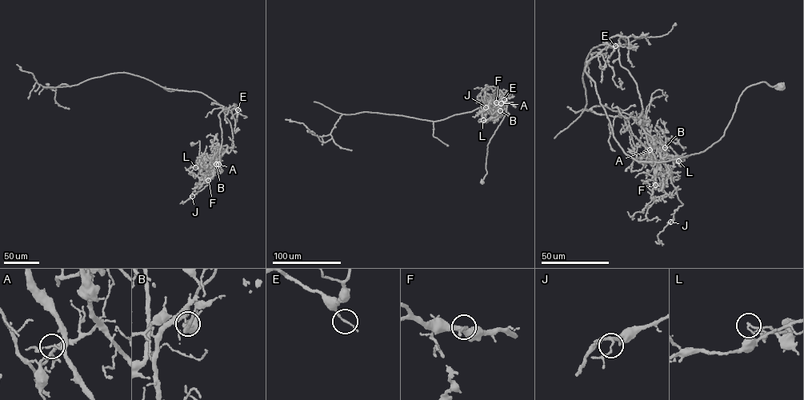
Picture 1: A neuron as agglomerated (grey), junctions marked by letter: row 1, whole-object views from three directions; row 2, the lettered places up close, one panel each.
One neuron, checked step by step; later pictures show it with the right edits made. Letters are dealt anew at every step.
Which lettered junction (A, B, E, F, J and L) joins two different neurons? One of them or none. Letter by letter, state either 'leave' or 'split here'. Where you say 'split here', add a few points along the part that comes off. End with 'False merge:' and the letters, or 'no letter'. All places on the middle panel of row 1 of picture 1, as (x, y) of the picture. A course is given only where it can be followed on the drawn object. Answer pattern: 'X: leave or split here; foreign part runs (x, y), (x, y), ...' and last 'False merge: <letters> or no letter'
A: leave
B: leave
E: leave
F: leave
J: leave
L: split here; foreign part runs (483, 120), (498, 114), (503, 101), (509, 102), (495, 101), (434, 121), (343, 114), (322, 136), (285, 119)
False merge: L

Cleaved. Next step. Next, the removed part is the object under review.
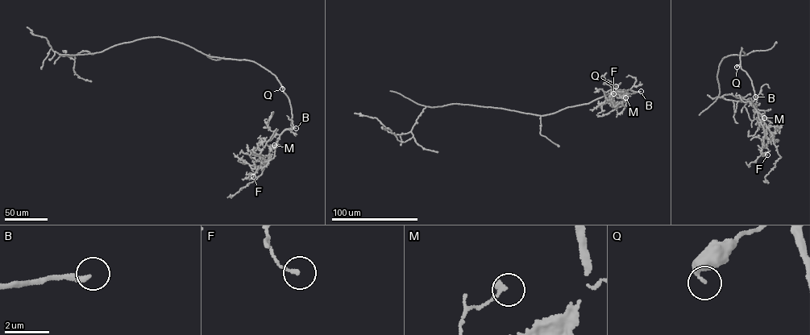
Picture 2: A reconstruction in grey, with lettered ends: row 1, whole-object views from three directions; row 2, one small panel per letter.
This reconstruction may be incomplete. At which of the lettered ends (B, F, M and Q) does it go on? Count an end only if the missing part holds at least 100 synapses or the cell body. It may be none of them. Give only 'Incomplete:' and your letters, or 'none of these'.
Incomplete: B

